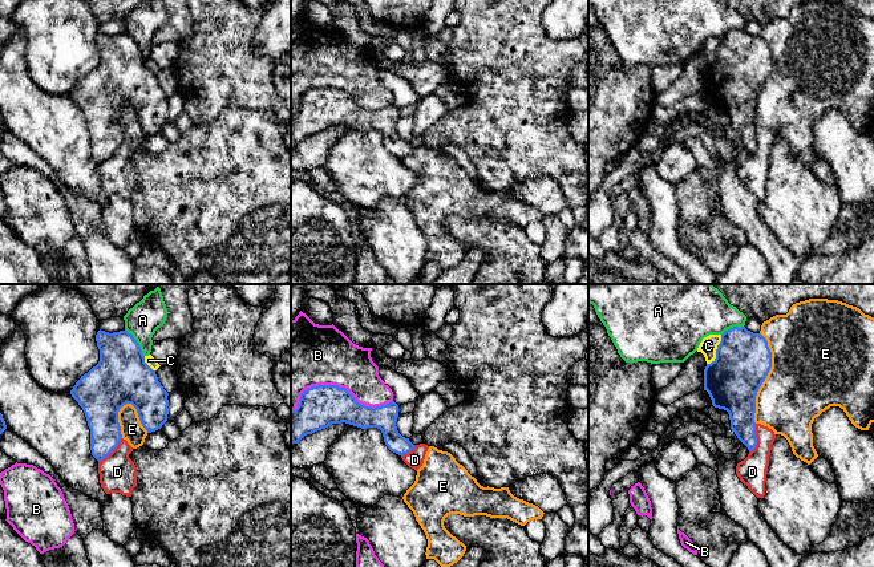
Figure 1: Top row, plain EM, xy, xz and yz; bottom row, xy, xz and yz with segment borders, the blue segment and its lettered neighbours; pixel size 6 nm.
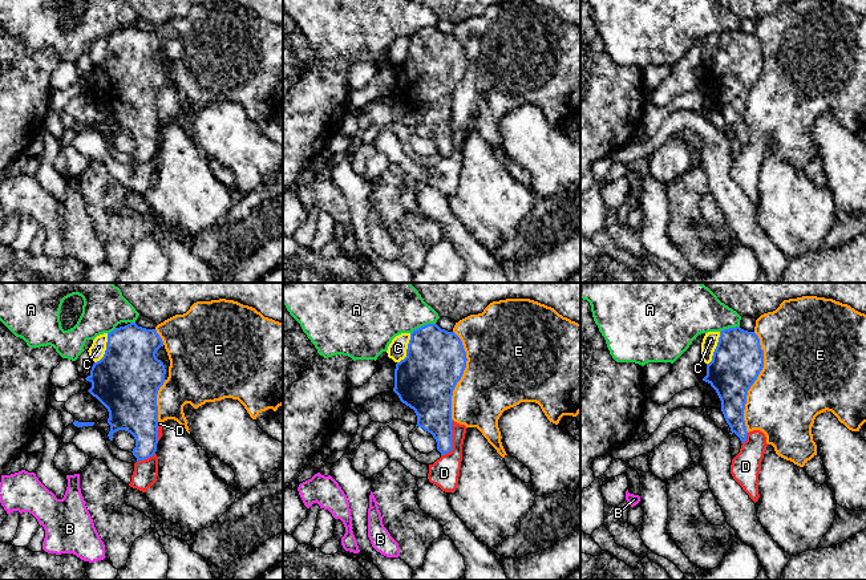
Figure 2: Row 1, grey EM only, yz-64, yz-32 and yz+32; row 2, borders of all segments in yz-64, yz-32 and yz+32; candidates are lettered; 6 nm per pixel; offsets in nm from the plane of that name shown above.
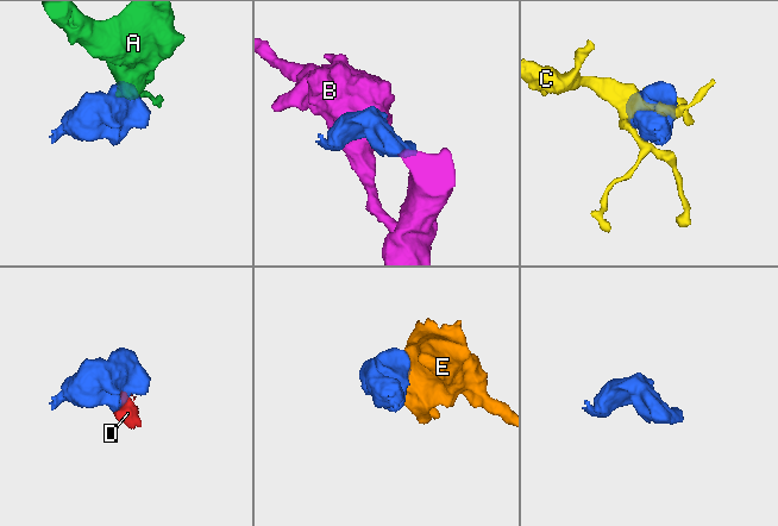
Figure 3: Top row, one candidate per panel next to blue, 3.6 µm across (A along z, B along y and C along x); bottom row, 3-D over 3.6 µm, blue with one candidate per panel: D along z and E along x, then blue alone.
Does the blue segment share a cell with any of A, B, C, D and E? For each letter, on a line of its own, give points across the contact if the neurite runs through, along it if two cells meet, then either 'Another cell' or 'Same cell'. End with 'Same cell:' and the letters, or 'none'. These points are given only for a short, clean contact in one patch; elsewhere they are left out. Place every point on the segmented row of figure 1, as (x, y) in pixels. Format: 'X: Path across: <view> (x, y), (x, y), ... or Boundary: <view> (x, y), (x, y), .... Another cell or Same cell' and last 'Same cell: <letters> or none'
A: Boundary: xy (125, 328), (136, 340), (144, 356). Another cell
B: Another cell
C: Another cell
D: Boundary: yz (756, 424), (756, 445), (749, 452). Another cell
E: Another cell
Same cell: none

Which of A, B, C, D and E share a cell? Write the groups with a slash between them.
A / B / C / D E

